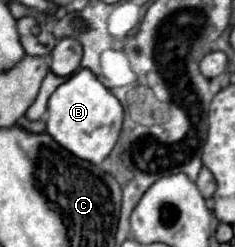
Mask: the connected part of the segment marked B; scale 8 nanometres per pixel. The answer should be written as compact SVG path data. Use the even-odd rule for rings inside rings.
M86 68L74 72L48 100L46 132L76 158L102 164L112 152L122 128L122 104L118 98Z

